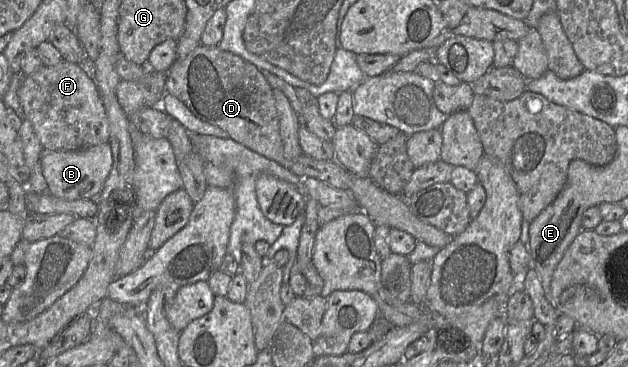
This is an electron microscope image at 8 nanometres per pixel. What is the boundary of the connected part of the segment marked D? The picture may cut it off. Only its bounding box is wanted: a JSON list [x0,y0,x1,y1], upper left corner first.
[165,44,353,190]

